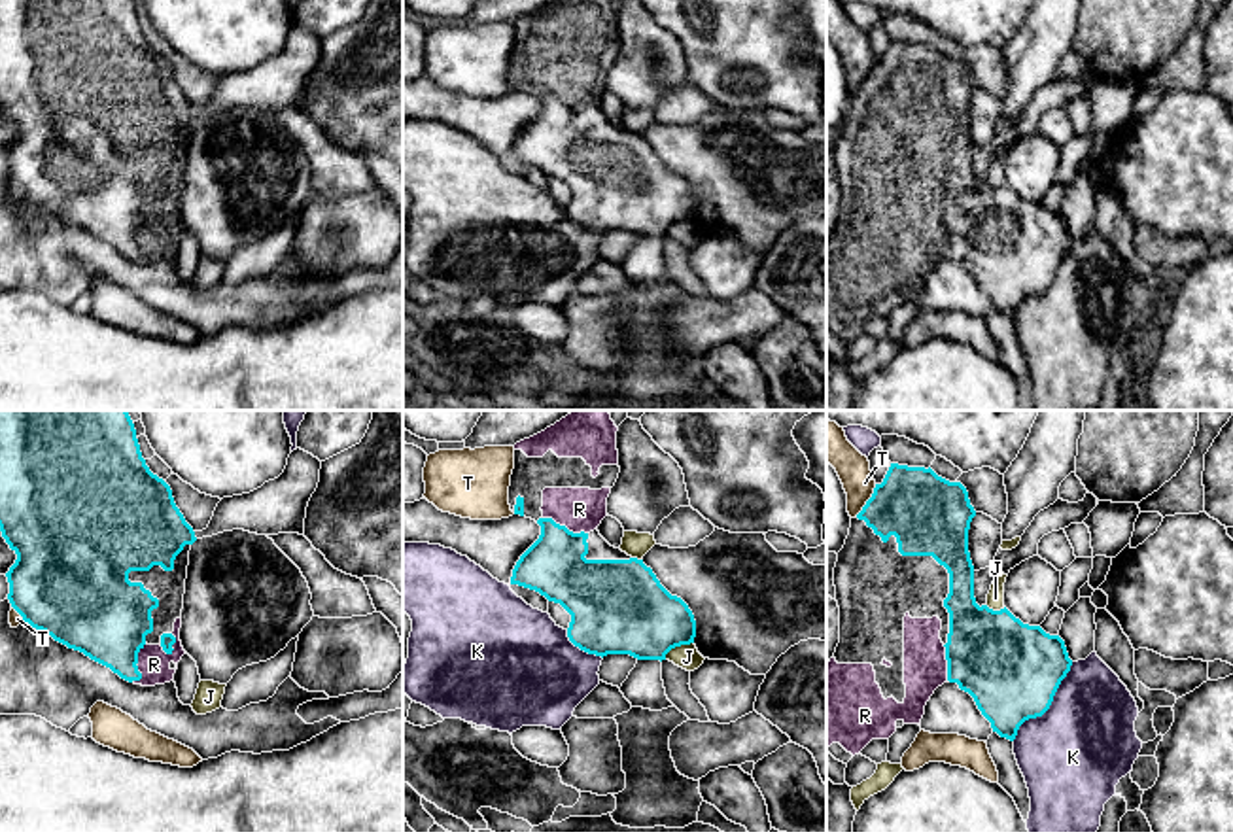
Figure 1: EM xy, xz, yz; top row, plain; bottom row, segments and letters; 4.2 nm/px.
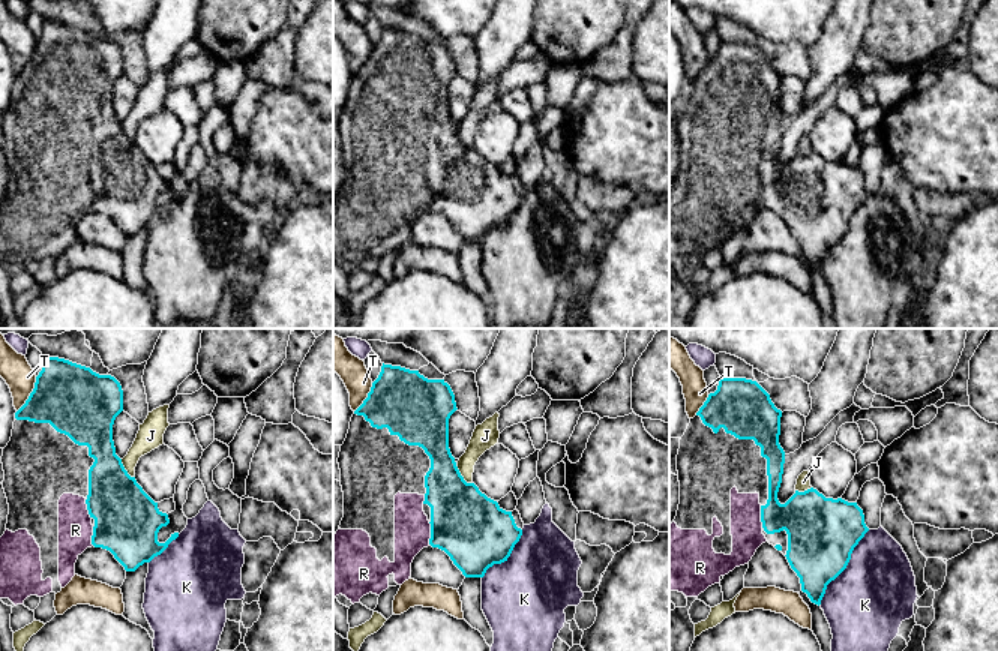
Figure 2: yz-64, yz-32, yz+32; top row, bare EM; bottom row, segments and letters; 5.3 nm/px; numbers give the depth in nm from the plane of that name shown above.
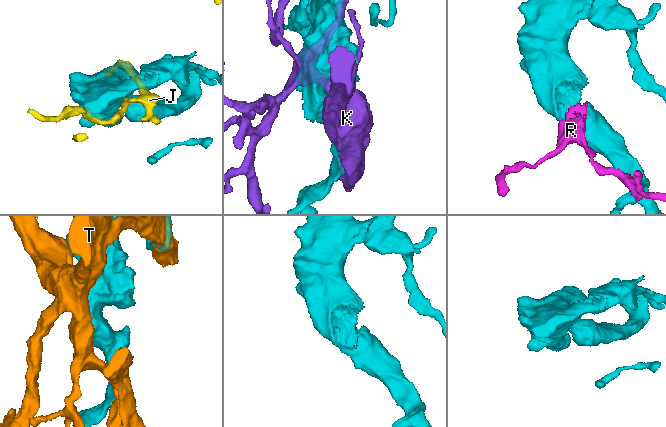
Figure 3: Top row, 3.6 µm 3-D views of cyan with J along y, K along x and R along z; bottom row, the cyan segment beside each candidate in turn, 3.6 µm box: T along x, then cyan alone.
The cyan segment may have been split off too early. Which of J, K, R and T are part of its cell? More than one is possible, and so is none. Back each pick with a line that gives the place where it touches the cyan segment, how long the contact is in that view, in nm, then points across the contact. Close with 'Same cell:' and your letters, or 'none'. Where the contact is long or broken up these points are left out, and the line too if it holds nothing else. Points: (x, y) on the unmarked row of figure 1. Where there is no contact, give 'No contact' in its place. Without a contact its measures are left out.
R: Touches cyan at xy (137, 242). Shared border 180 nm. Path across: xy (106, 193), (116, 216), (137, 242), (154, 241)
Same cell: R

